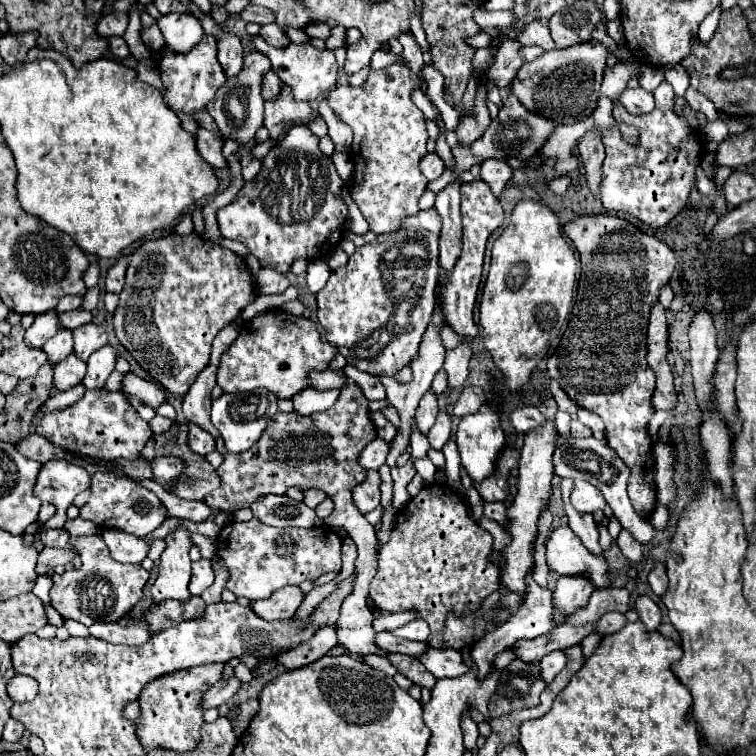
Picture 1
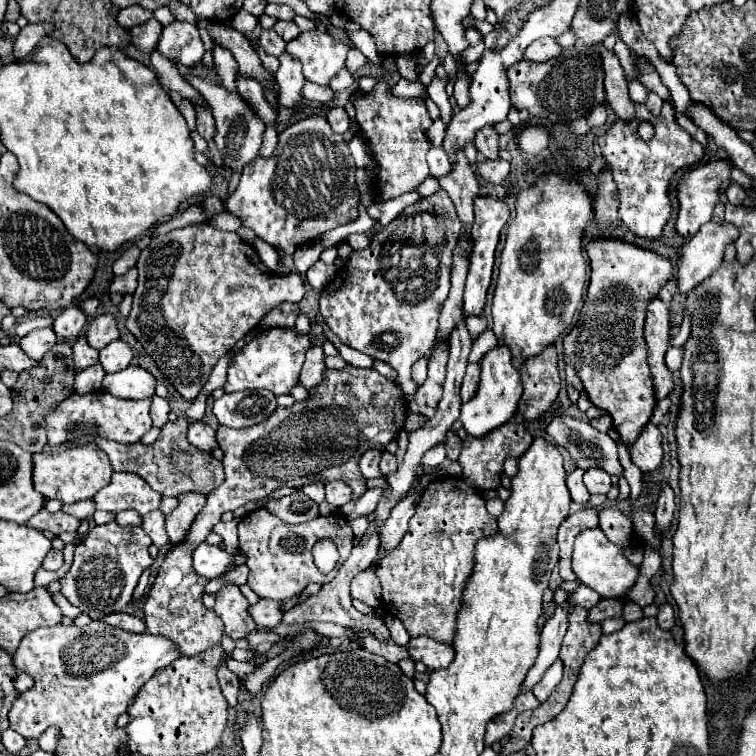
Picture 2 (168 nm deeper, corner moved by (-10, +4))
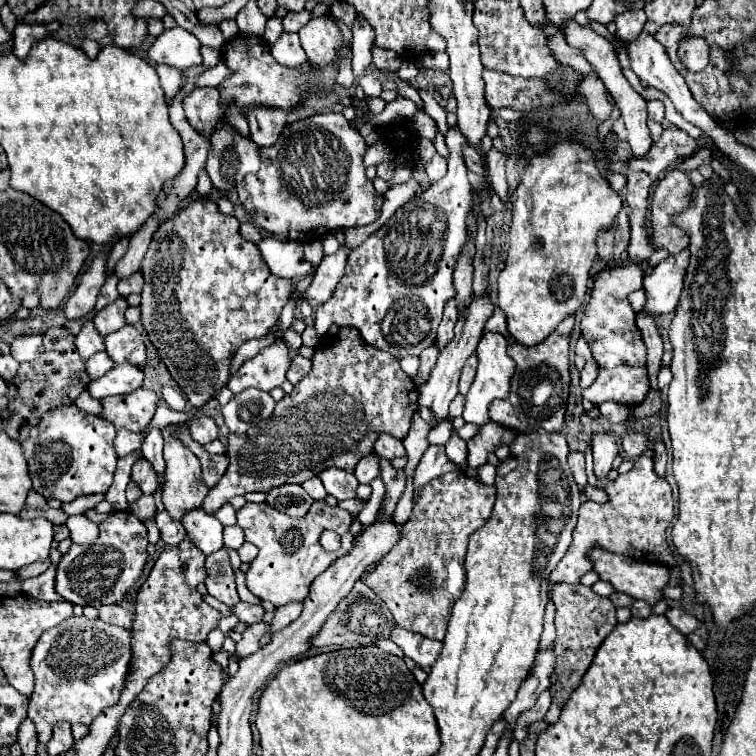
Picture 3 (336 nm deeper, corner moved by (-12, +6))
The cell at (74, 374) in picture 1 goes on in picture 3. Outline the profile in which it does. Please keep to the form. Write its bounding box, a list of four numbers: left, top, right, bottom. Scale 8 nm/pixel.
[76,321,104,359]

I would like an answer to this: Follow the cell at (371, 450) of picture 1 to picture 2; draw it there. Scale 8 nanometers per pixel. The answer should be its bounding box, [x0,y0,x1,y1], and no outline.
[360,449,382,479]

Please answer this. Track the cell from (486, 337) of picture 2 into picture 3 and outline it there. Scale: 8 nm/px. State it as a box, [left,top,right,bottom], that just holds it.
[486,307,512,339]

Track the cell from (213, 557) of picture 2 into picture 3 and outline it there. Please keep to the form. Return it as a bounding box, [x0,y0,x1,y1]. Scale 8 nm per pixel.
[180,507,222,555]

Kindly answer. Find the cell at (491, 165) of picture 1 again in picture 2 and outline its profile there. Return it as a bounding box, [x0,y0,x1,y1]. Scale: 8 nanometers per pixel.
[476,159,510,183]

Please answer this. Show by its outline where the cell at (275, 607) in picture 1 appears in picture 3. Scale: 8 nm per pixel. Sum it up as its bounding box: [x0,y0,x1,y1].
[232,601,264,625]

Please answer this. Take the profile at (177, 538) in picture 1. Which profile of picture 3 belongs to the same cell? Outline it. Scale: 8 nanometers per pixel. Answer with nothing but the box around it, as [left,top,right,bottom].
[160,425,210,521]

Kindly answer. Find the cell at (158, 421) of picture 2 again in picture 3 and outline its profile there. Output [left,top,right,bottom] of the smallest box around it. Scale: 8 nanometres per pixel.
[142,429,166,475]

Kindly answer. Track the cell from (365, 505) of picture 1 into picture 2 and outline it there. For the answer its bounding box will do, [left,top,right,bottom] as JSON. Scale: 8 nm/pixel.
[380,451,398,479]

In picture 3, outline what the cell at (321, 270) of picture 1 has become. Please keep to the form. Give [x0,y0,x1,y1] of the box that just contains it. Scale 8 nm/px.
[258,237,312,279]

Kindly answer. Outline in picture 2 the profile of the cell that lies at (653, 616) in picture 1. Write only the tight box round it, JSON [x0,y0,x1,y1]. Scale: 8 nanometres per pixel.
[658,603,676,629]

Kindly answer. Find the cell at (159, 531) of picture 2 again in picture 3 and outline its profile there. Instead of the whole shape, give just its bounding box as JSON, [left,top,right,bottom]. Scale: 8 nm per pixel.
[128,495,156,521]

